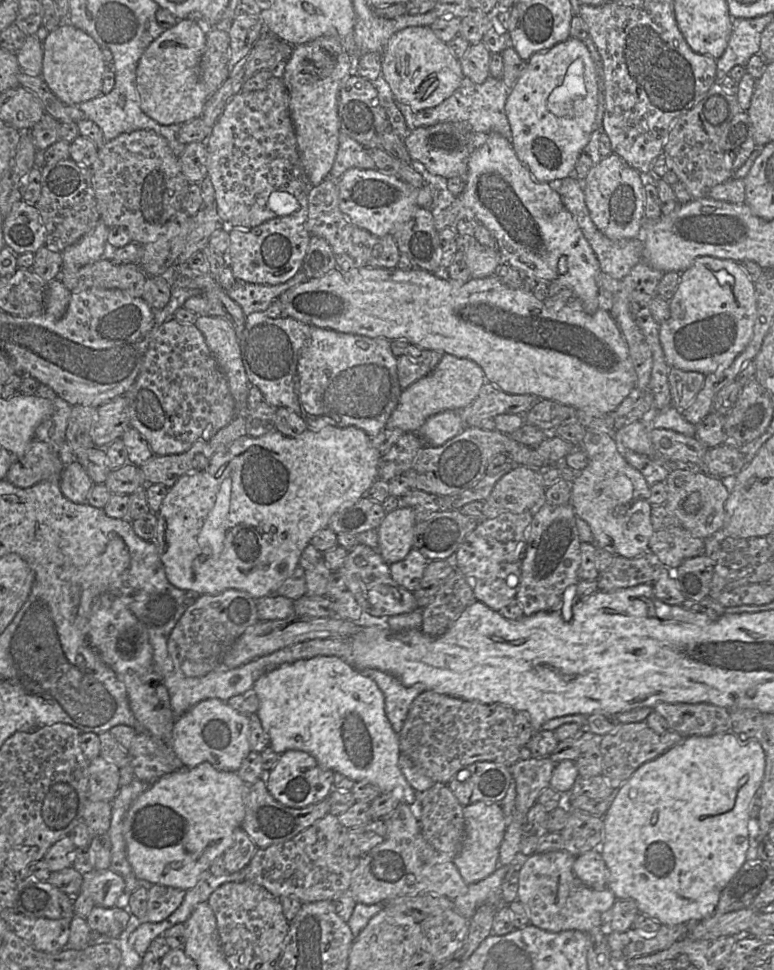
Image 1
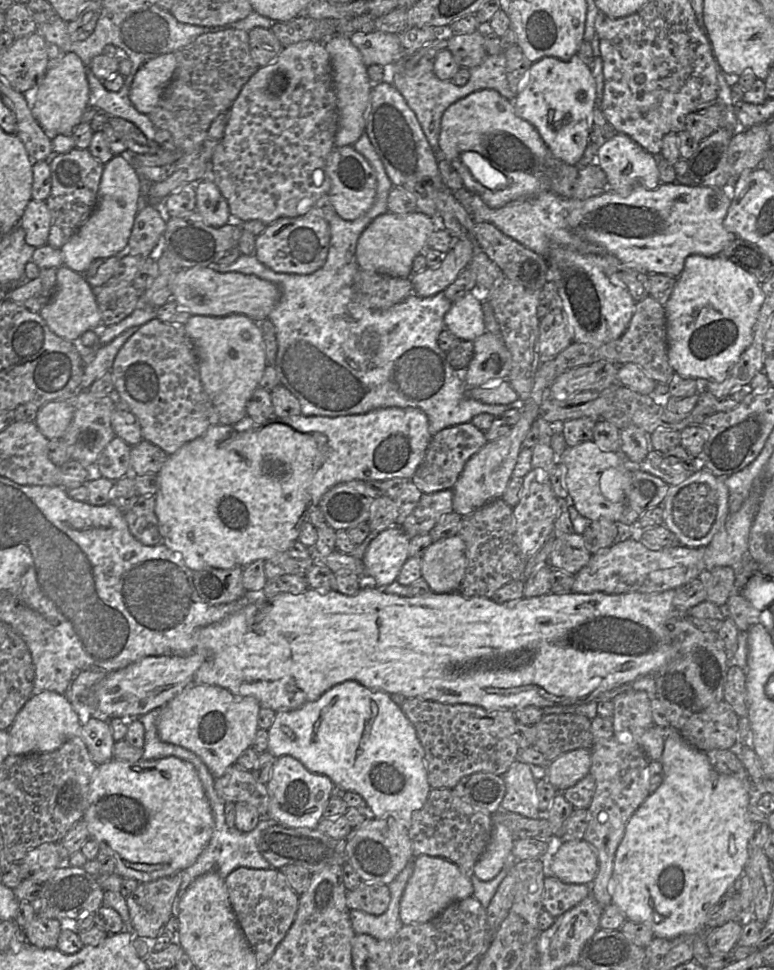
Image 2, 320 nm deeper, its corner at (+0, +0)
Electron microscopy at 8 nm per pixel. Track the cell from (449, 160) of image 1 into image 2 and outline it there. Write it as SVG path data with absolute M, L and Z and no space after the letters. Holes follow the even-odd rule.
M493 89L474 91L444 111L440 124L439 148L460 175L464 187L469 192L478 194L491 208L499 208L513 200L534 196L548 189L546 178L551 168L561 162L553 156L537 129L517 116L513 102Z

